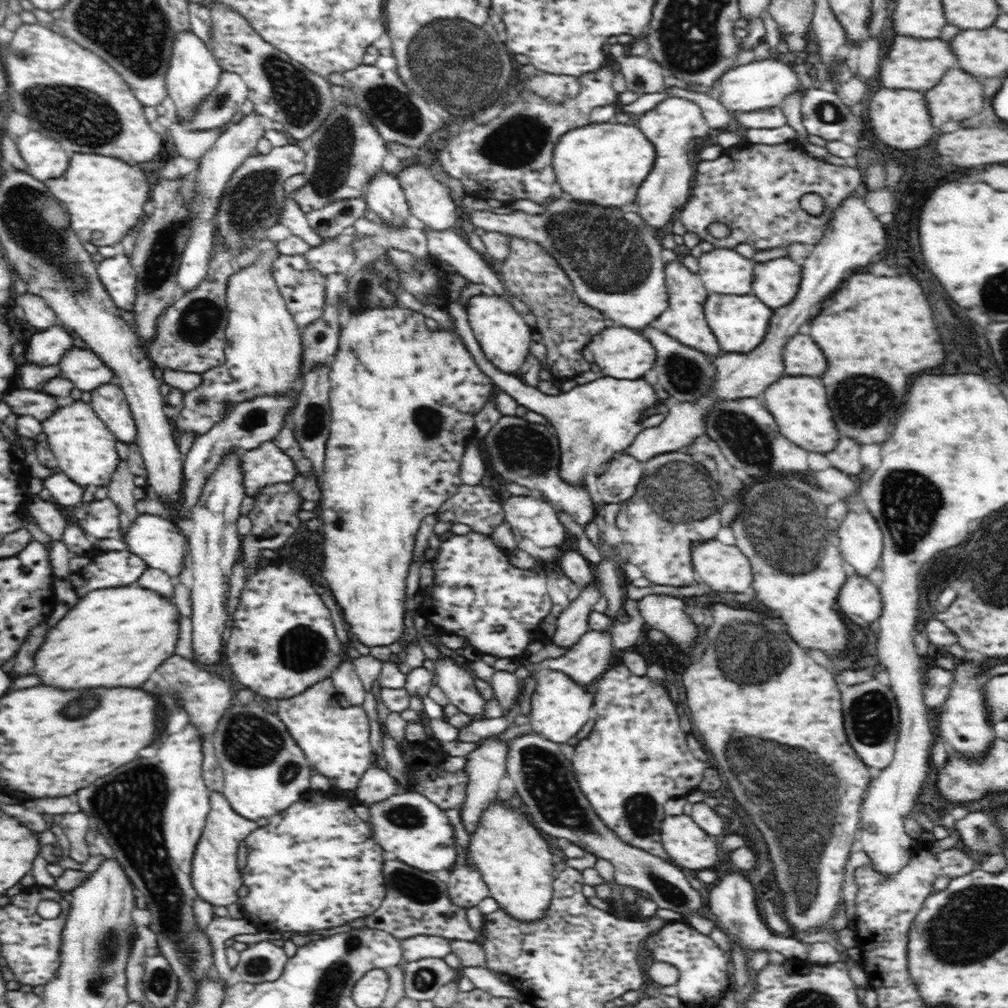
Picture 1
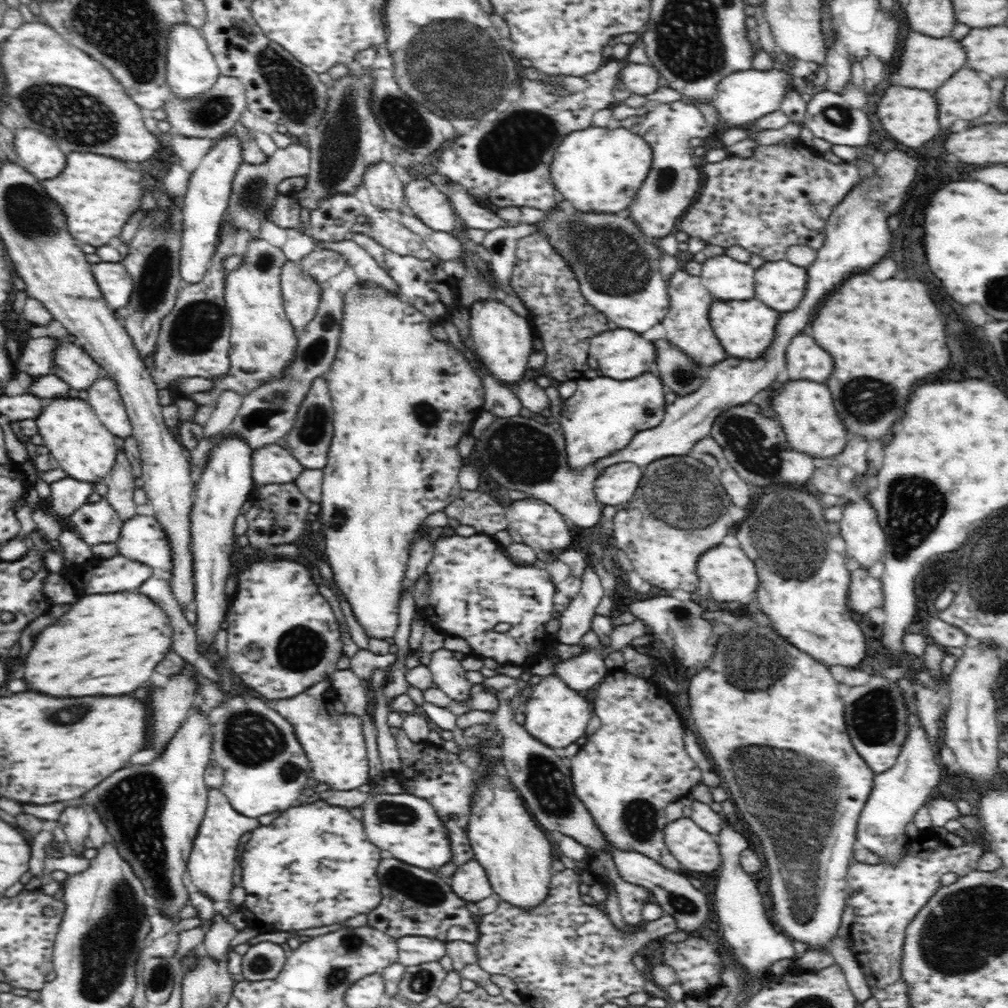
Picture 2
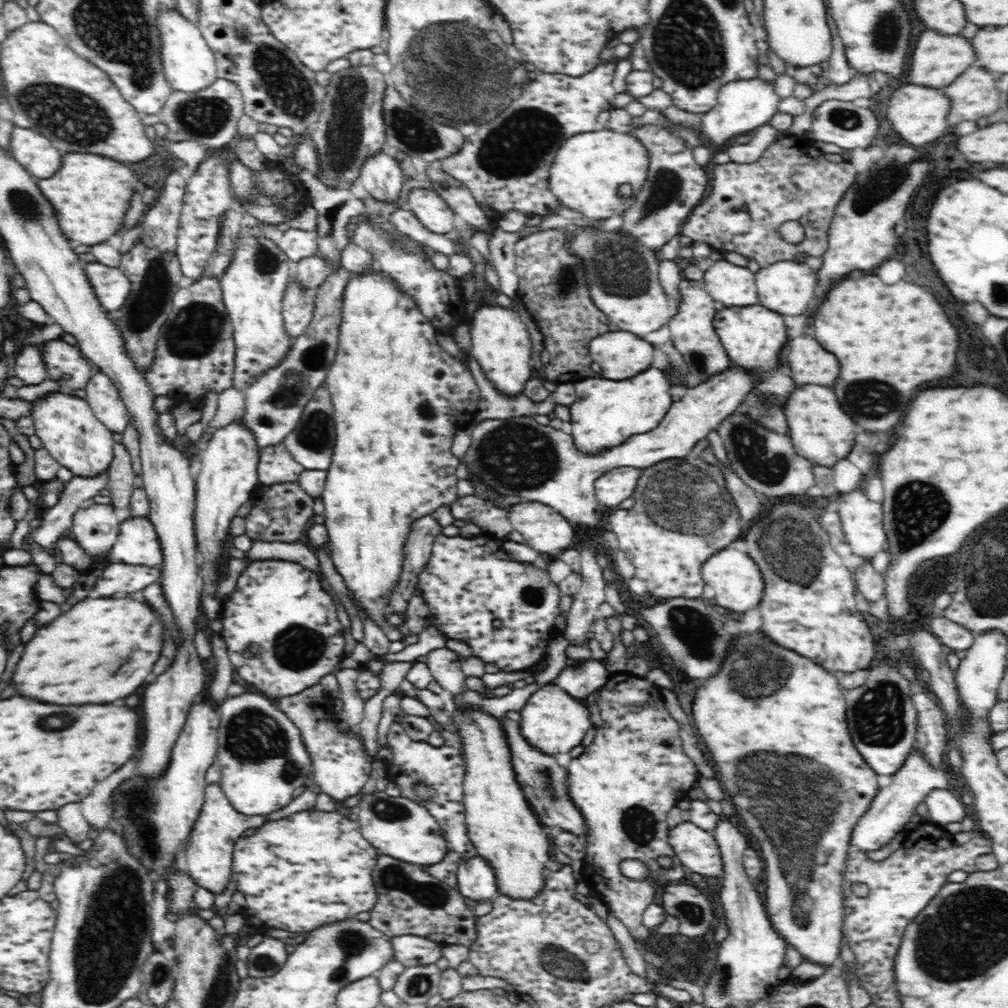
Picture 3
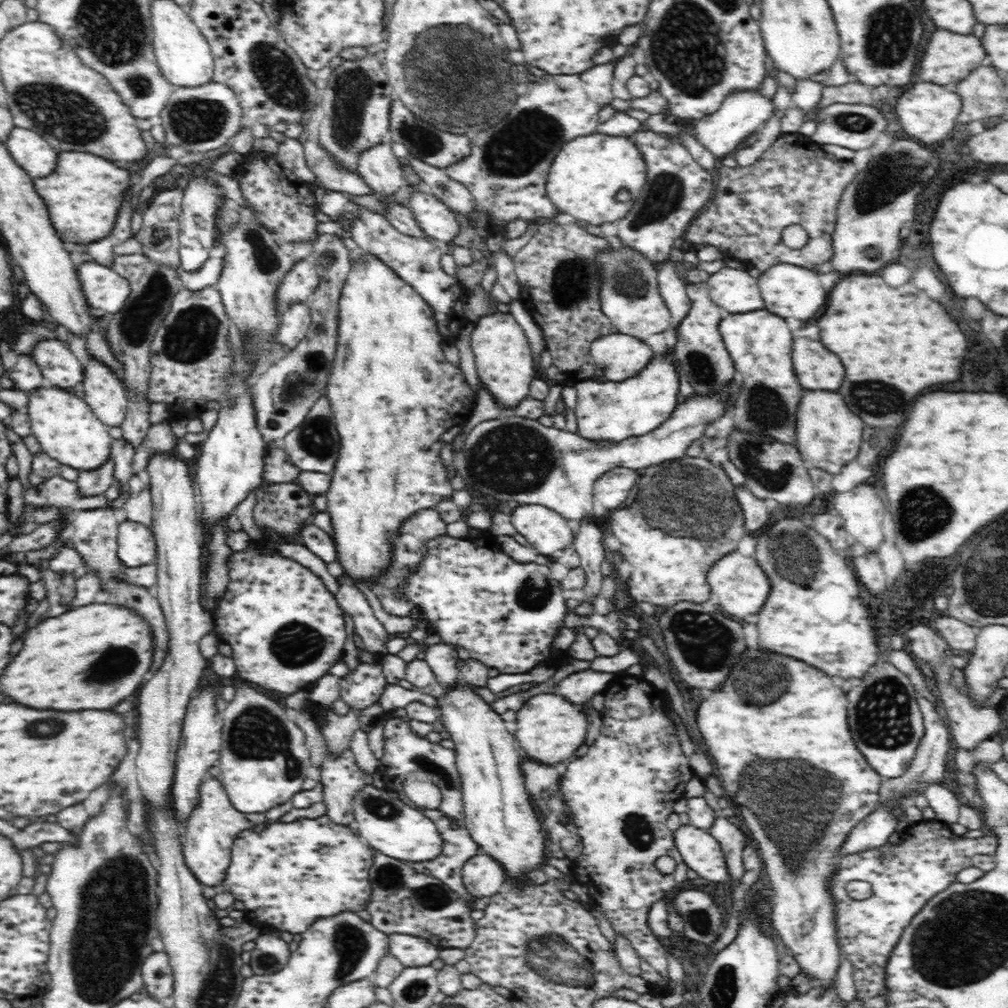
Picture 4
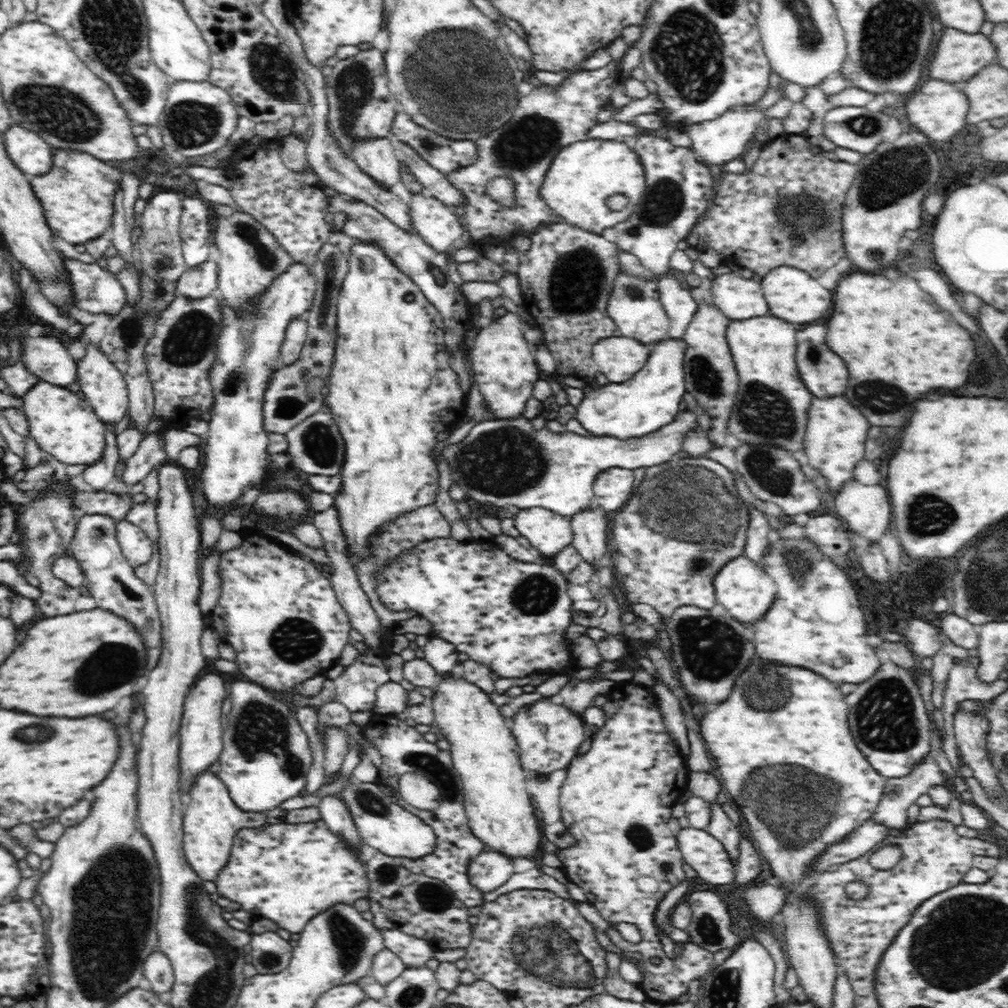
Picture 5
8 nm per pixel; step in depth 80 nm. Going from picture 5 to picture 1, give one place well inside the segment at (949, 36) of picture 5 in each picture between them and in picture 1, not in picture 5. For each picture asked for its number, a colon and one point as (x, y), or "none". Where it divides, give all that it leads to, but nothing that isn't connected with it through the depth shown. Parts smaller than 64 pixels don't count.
1: (910, 63)
2: (929, 61)
3: (939, 59)
4: (952, 56)

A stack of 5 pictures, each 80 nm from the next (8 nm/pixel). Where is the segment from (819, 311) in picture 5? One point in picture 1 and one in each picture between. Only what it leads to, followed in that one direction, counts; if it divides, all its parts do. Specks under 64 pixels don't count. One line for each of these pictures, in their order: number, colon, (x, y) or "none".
1: (775, 283)
2: (779, 284)
3: (786, 287)
4: (788, 290)

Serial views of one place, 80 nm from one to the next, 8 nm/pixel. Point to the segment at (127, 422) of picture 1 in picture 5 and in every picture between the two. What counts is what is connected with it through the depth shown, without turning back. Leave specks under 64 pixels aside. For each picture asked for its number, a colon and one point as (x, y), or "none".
2: (103, 396)
3: (102, 395)
4: (103, 391)
5: (104, 387)

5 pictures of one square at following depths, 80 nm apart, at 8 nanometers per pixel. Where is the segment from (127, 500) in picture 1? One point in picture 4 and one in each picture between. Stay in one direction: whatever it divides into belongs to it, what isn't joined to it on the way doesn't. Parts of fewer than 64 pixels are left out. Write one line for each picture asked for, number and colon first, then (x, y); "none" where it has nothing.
2: (120, 481)
3: (119, 477)
4: (122, 453)

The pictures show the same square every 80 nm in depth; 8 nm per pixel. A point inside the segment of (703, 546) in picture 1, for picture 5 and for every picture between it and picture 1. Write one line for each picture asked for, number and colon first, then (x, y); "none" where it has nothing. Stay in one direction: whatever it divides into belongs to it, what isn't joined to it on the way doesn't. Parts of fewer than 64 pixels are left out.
2: (732, 576)
3: (737, 582)
4: (742, 587)
5: (744, 589)

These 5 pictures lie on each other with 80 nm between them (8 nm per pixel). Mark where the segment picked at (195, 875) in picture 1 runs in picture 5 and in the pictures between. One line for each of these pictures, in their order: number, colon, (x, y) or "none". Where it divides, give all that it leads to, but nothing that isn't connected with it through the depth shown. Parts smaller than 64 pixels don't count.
2: (211, 863)
3: (211, 842)
4: (213, 824)
5: (211, 819)

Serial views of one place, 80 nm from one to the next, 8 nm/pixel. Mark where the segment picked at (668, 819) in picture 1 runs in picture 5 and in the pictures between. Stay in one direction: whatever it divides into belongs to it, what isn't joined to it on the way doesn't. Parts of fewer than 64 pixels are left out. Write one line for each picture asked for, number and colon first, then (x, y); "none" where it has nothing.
2: (692, 846)
3: (697, 850)
4: (699, 850)
5: (700, 850)

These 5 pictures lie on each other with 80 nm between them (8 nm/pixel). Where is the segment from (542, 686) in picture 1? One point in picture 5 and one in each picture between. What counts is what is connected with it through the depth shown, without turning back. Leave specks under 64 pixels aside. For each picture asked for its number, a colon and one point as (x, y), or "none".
2: (556, 715)
3: (553, 721)
4: (549, 727)
5: (548, 736)

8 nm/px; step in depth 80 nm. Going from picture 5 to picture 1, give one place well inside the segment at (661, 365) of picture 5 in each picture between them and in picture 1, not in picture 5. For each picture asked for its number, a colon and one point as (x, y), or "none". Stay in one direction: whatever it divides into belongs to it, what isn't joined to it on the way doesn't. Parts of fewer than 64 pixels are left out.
1: (594, 423)
2: (602, 415)
3: (606, 412)
4: (606, 410)

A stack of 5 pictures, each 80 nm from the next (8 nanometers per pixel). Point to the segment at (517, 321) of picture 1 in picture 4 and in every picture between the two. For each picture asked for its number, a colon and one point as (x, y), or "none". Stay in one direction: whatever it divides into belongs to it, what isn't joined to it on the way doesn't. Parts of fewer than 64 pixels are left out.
2: (503, 339)
3: (500, 342)
4: (504, 363)

